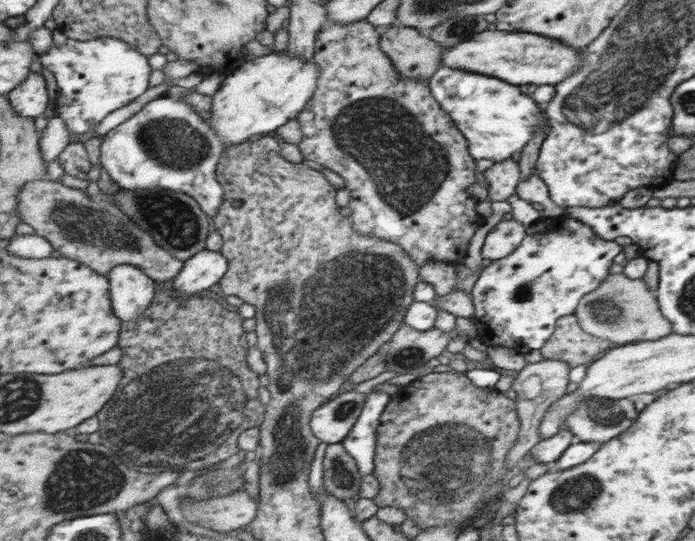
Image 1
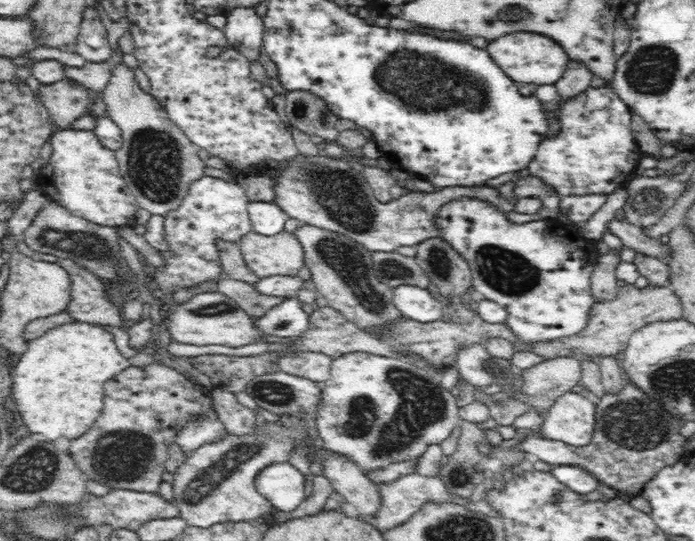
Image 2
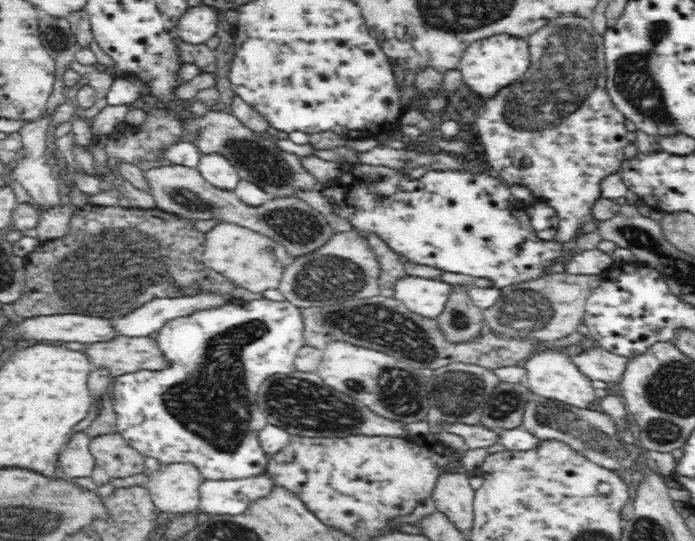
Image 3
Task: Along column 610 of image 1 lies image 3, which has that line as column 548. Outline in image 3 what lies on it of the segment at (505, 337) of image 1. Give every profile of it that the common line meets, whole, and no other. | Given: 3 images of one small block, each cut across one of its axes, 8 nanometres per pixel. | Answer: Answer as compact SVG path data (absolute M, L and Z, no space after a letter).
M342 162L340 164L340 175L332 181L324 184L319 190L322 197L326 198L331 205L331 214L345 218L351 225L352 231L364 237L364 240L370 235L376 235L403 260L414 262L414 264L426 264L446 270L446 272L456 272L456 274L468 274L476 278L490 278L496 286L513 286L514 284L526 283L526 280L542 279L546 274L546 266L552 264L554 258L562 254L562 244L556 241L542 240L536 235L534 227L530 224L530 217L527 215L527 205L519 201L510 193L508 184L502 182L499 178L485 172L474 172L473 170L430 170L424 173L420 178L410 178L402 171L394 170L386 166L374 166L365 164L349 164Z

